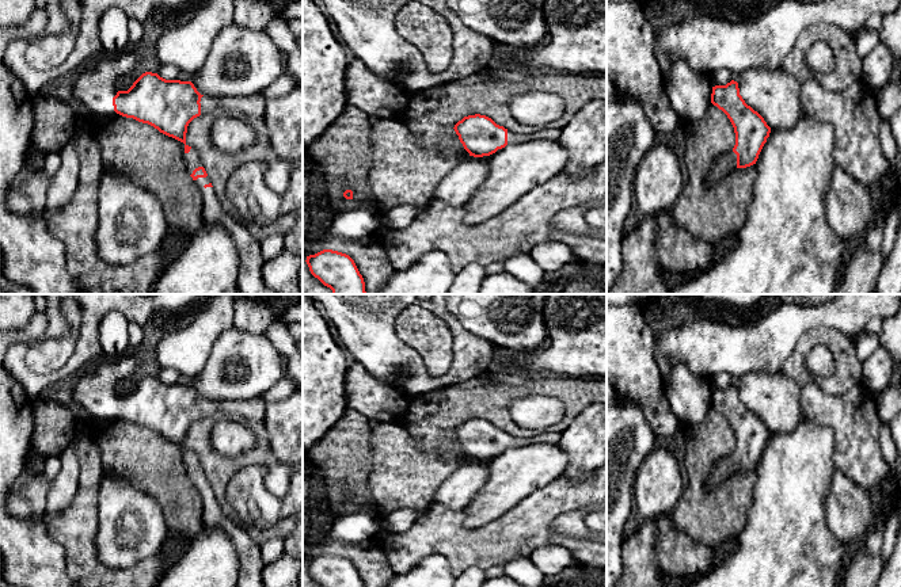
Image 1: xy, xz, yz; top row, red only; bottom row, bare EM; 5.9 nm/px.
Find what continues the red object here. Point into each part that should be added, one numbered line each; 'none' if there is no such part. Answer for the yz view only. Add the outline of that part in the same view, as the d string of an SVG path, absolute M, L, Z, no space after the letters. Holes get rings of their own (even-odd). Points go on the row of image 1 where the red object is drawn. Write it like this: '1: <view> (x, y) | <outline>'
1: yz (723, 164) | M734 152L718 157L707 174L706 186L710 188L715 187L729 172L735 168L737 155Z

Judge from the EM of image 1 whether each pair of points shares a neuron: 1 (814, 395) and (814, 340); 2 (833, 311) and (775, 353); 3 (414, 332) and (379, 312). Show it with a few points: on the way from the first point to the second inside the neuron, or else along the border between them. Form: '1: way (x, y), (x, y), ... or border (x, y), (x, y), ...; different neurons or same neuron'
1: border (801, 387), (816, 382), (833, 395), (846, 391); different neurons
2: way (818, 316), (806, 317), (786, 338); same neuron
3: border (405, 308), (395, 320), (395, 334), (414, 347); different neurons

